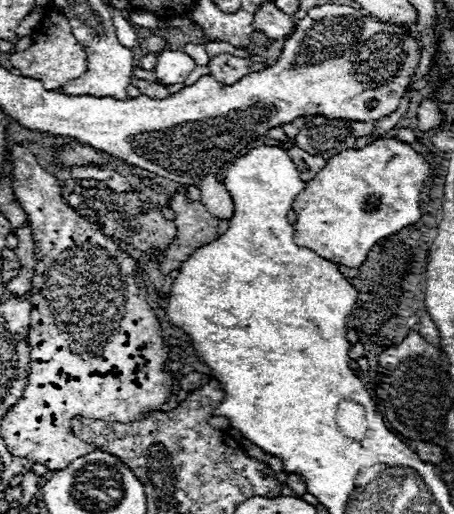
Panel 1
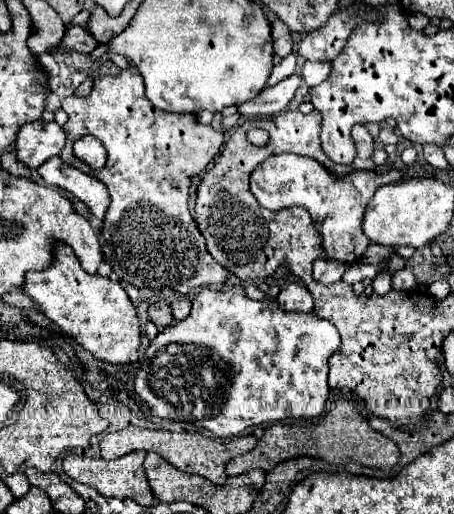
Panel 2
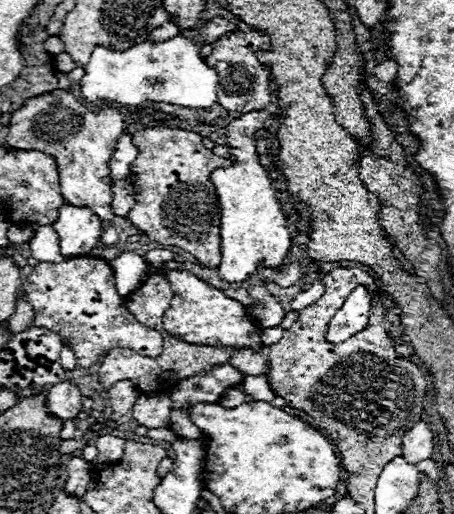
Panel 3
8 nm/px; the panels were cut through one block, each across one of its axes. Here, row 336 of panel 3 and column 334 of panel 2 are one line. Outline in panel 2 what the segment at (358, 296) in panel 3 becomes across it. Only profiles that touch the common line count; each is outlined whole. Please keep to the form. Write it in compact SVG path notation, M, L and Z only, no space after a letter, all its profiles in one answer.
M234 286L230 290L208 290L202 288L198 292L198 296L192 302L192 312L184 322L176 322L170 328L166 328L164 332L160 332L156 336L156 340L150 342L148 350L142 356L142 366L136 374L136 392L138 396L152 408L152 412L160 418L170 418L170 420L178 420L178 422L190 422L194 426L206 428L210 430L216 438L232 438L238 436L240 432L244 432L250 426L258 426L258 424L266 424L266 422L284 422L284 420L314 420L322 414L326 400L328 400L328 358L332 356L332 352L340 346L340 336L338 330L322 318L316 318L316 314L304 314L304 312L284 312L276 300L272 298L264 298L264 300L250 300L248 296L244 296L244 290L240 286Z

